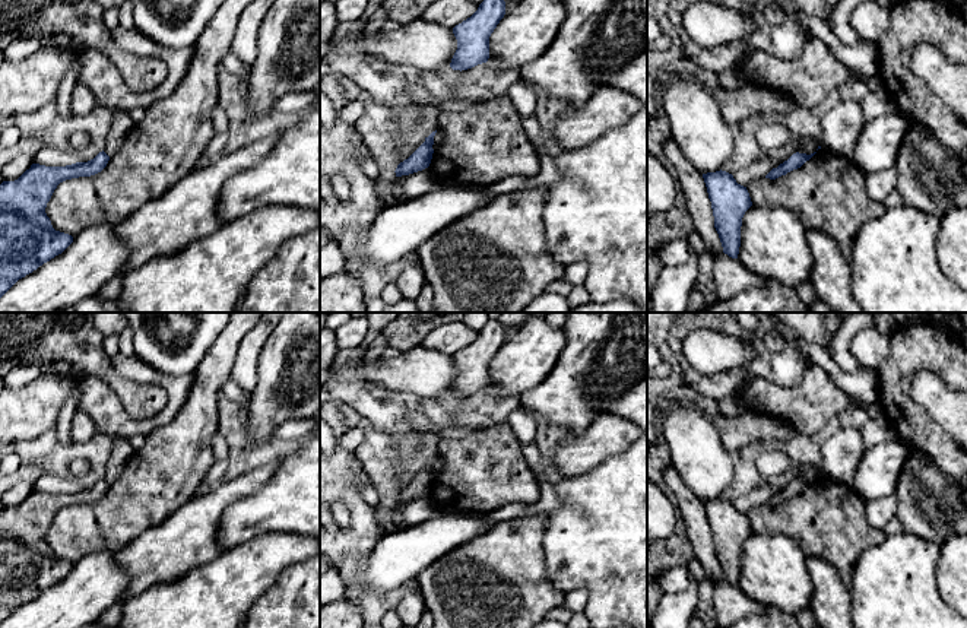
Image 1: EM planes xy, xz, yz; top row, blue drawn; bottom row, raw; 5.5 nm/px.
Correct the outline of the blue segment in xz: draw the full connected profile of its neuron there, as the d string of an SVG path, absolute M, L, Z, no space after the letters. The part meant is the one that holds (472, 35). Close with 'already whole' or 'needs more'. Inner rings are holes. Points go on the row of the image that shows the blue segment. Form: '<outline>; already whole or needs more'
M484 0L478 10L453 28L457 50L451 58L453 70L467 70L489 58L489 37L505 15L504 0Z; already whole

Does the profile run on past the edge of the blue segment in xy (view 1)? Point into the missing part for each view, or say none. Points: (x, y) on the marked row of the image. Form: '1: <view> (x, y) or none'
1: none

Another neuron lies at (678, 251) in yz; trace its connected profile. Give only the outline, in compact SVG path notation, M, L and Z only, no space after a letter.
M675 240L662 251L665 266L673 267L687 263L691 259L691 248L685 240Z

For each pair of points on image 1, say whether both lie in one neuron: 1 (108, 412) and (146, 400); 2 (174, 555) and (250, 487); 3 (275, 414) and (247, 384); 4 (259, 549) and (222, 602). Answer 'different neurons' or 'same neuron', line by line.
1: different neurons
2: same neuron
3: different neurons
4: same neuron

